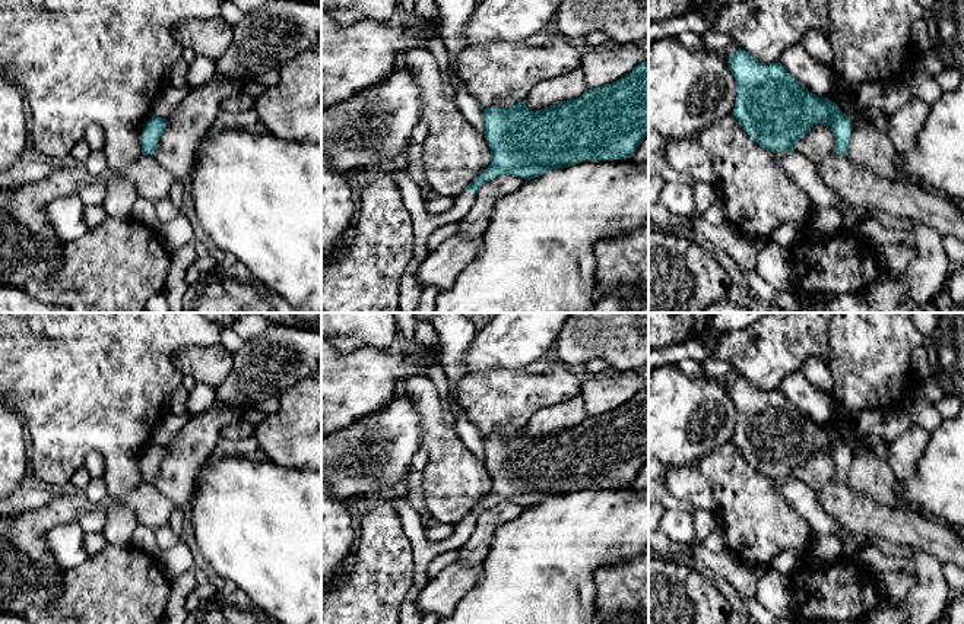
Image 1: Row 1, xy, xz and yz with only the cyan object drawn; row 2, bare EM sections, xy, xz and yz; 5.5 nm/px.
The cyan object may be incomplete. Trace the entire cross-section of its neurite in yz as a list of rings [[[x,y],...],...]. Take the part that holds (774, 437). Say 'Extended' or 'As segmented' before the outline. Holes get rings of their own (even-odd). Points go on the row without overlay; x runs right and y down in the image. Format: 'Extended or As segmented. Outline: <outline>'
As segmented. Outline: [[[735,377],[727,390],[738,414],[733,443],[755,471],[773,481],[793,478],[793,472],[814,452],[828,450],[835,466],[835,482],[847,482],[853,450],[835,430],[809,419],[777,389],[764,392],[745,377]]]

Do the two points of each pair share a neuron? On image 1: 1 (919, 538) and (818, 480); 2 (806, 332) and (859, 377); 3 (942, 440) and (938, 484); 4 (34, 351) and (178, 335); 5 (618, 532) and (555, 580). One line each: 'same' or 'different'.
1: different
2: different
3: same
4: same
5: same

